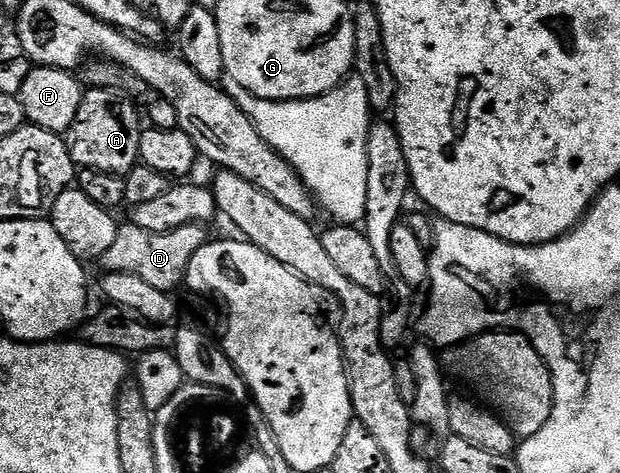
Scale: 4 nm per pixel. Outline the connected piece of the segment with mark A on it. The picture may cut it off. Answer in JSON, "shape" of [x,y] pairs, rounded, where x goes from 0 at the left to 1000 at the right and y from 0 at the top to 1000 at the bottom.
{"shape":[[[145,186],[132,201],[121,258],[102,294],[111,313],[119,349],[126,357],[166,359],[187,372],[200,372],[226,340],[224,300],[231,277],[231,245],[223,222],[205,203],[179,190]]]}

